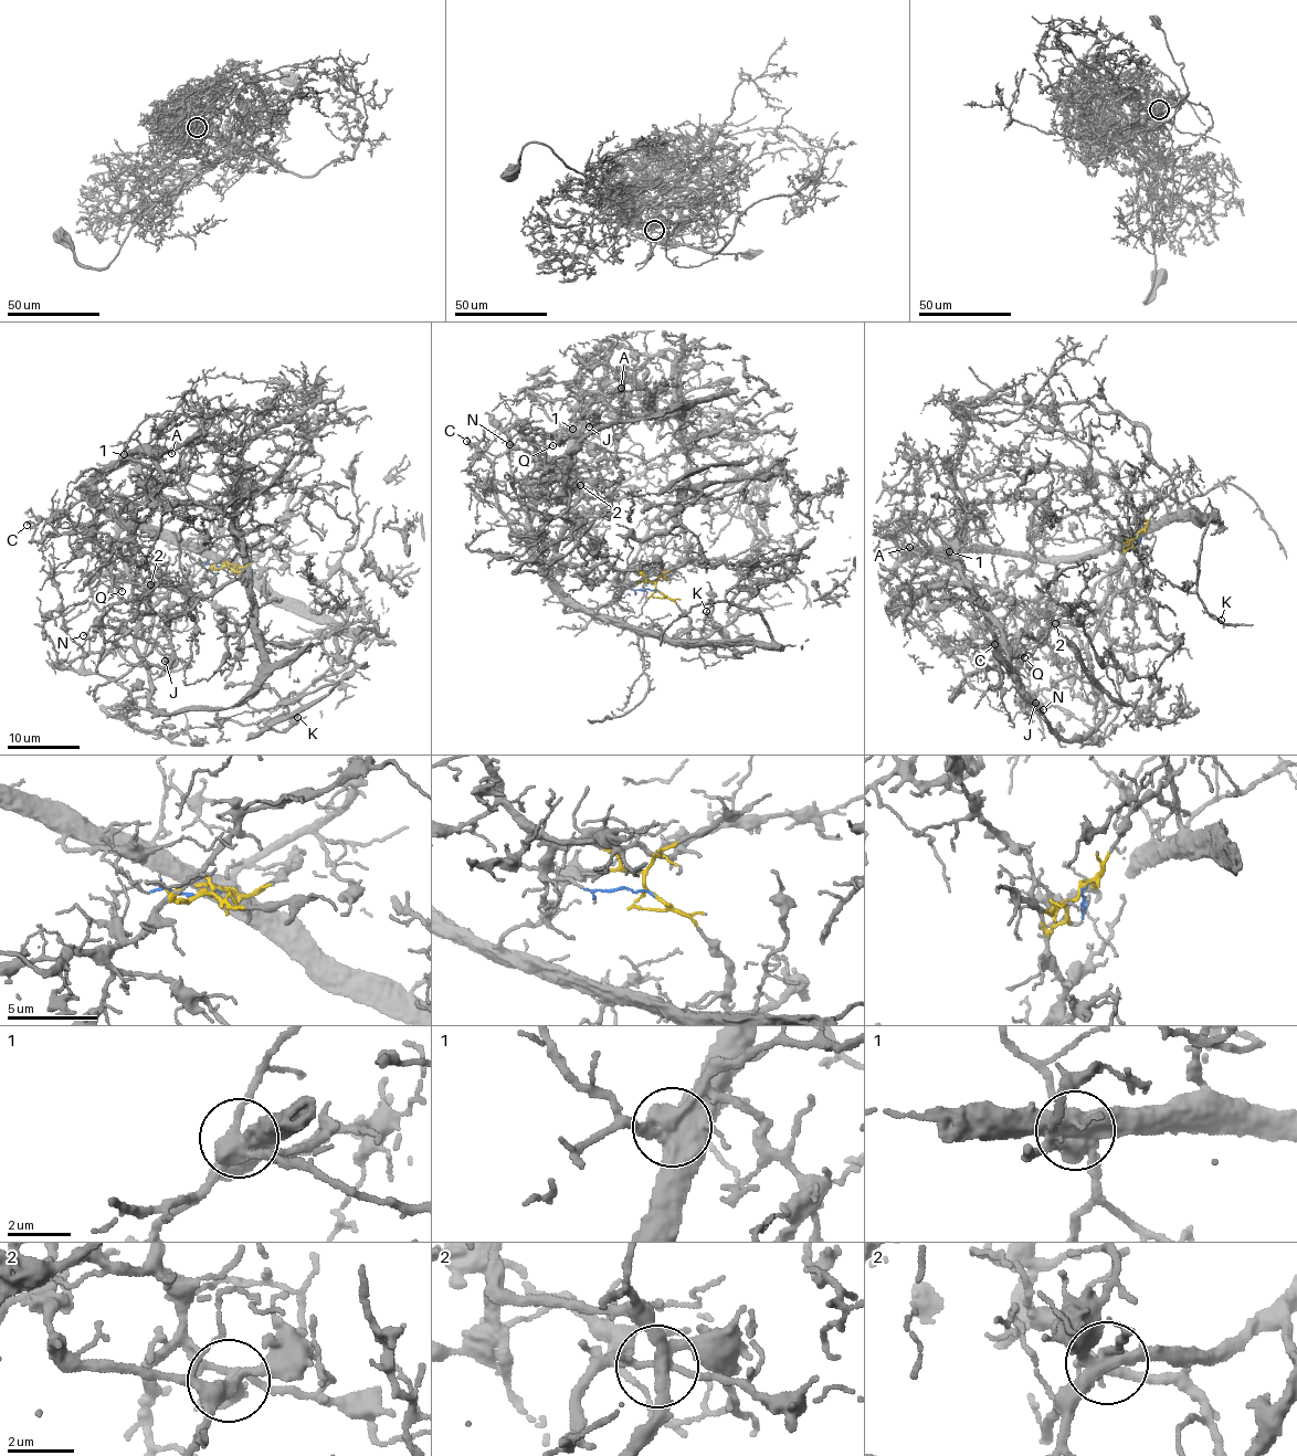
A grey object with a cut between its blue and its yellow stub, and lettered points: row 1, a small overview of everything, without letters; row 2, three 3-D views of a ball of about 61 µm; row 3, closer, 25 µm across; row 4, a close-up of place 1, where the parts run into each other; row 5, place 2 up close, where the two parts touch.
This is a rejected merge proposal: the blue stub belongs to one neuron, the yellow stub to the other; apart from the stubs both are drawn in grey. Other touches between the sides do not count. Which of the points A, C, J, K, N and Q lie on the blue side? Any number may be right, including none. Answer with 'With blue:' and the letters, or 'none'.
With blue: A, C, K, Q

